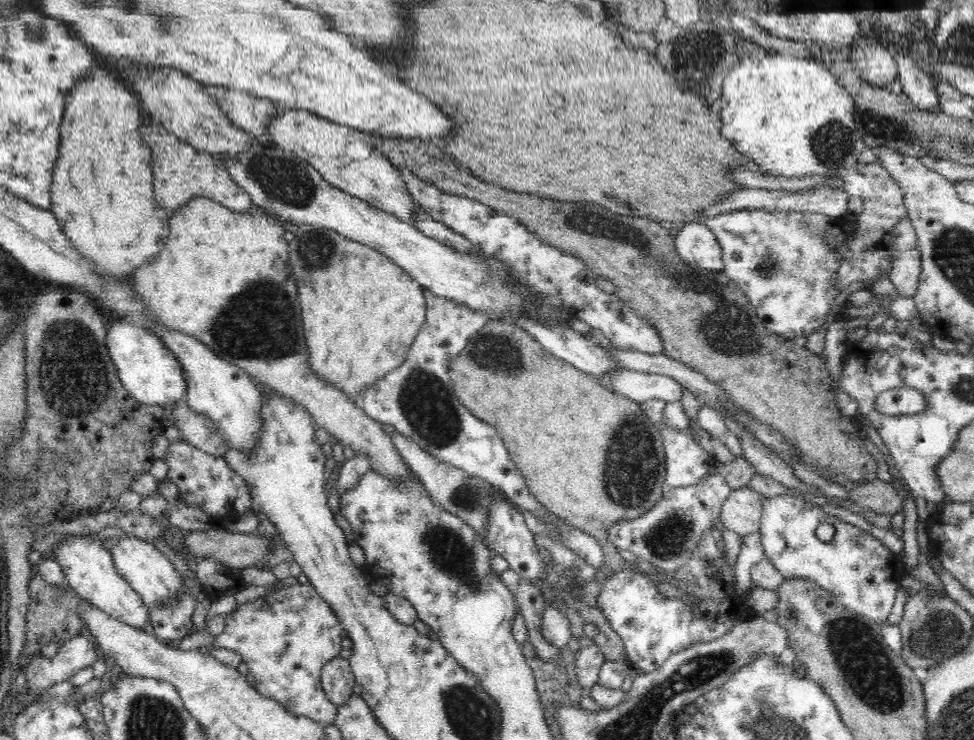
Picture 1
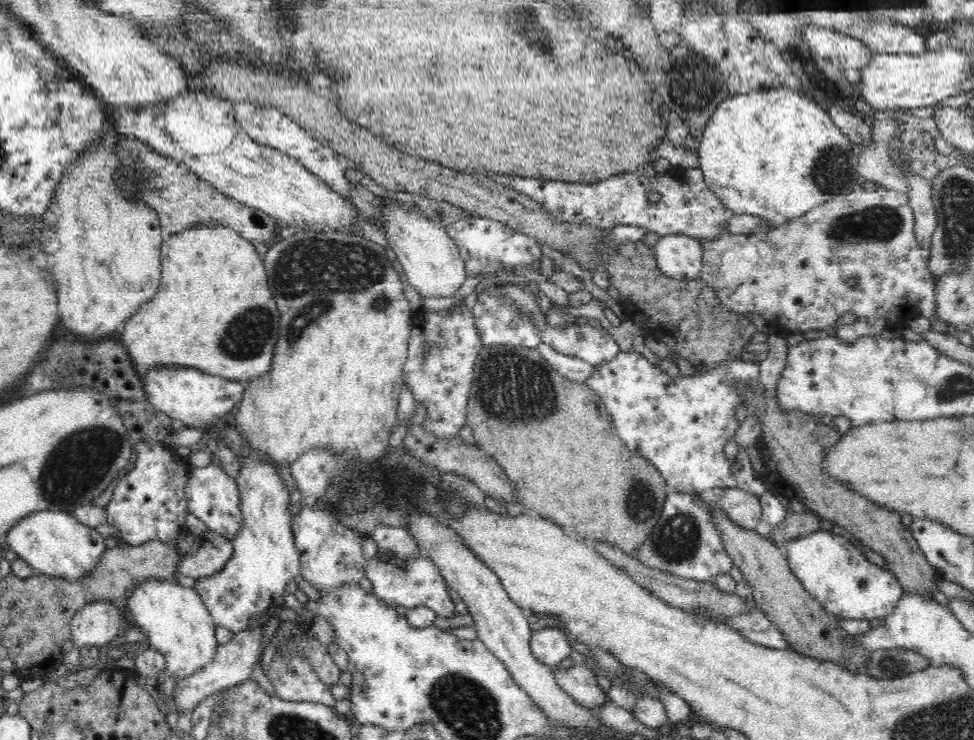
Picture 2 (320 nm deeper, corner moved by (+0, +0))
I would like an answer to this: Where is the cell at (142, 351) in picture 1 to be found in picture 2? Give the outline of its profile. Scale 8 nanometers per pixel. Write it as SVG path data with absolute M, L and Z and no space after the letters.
M155 367L141 378L153 408L172 416L180 424L201 431L219 427L234 406L242 401L246 388L240 381L208 375L187 367Z

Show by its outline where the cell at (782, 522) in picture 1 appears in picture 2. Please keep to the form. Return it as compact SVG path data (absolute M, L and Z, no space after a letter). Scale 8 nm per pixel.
M822 529L788 540L781 545L789 567L804 588L826 609L846 620L872 620L886 618L896 608L903 596L897 578L888 570L872 564L862 548L855 545L848 535L838 529Z

